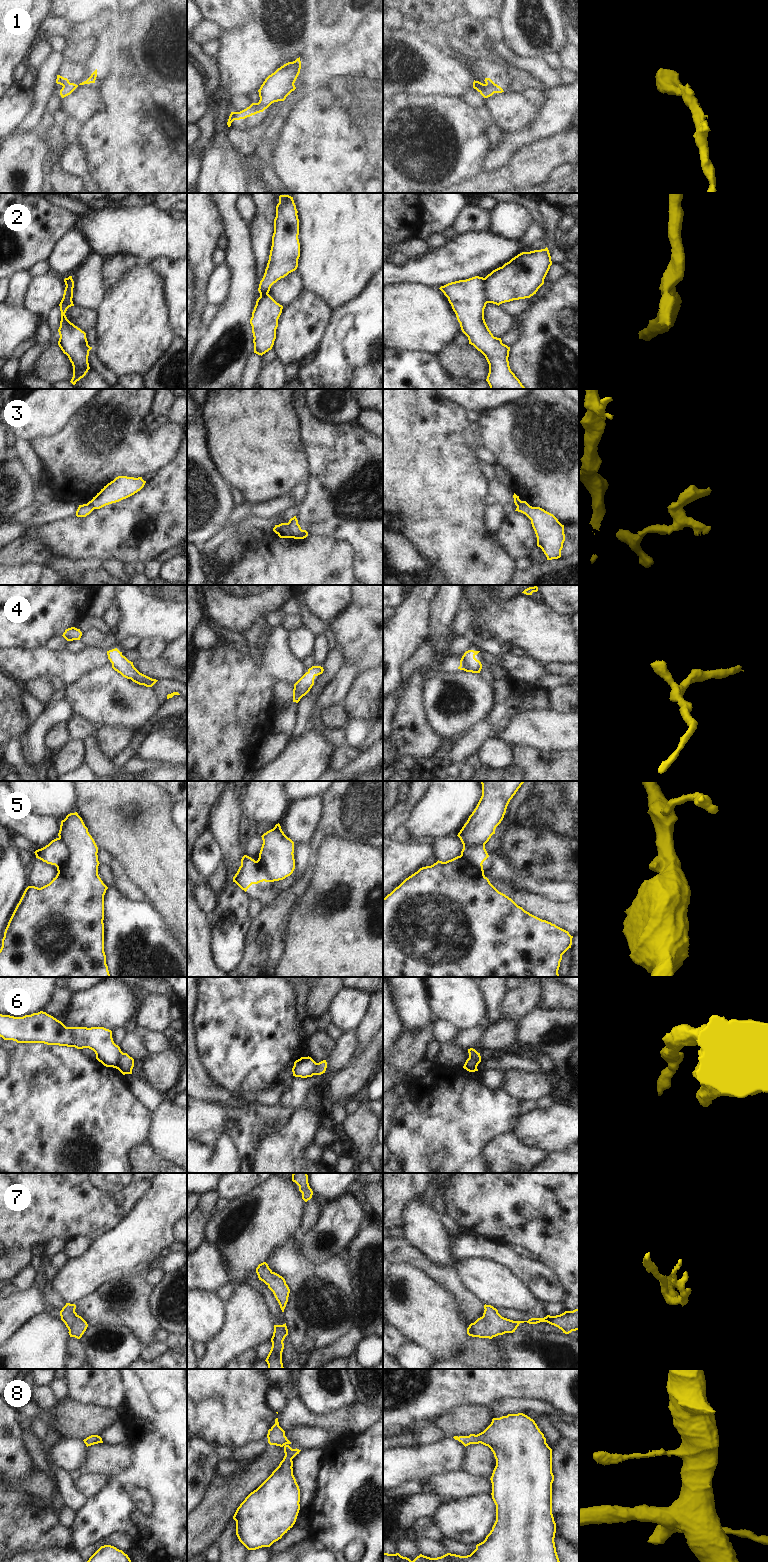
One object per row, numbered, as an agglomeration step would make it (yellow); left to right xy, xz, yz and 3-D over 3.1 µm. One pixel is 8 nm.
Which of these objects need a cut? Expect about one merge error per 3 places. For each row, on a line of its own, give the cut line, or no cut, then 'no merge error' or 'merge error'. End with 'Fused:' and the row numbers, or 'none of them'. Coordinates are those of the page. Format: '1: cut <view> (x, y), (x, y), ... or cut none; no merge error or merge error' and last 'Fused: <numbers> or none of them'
1: cut none; no merge error
2: cut yz (483, 278), (485, 300), (487, 302); merge error
3: cut xz (286, 523), (288, 532), (292, 537); merge error
4: cut none; no merge error
5: cut yz (484, 843), (473, 845), (468, 850), (469, 861), (474, 866); merge error
6: cut xy (122, 1052), (116, 1068); merge error
7: cut none; no merge error
8: cut none; no merge error
Fused: 2, 3, 5, 6

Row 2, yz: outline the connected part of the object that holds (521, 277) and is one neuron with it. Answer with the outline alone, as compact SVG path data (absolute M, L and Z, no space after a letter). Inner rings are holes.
M548 248L522 252L484 278L486 302L500 305L530 298L544 284L552 265Z

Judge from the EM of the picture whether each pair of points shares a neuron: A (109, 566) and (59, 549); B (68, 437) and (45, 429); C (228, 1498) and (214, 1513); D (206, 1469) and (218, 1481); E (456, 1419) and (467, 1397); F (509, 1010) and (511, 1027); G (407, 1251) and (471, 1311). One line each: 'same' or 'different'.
A: different
B: different
C: same
D: different
E: different
F: different
G: same

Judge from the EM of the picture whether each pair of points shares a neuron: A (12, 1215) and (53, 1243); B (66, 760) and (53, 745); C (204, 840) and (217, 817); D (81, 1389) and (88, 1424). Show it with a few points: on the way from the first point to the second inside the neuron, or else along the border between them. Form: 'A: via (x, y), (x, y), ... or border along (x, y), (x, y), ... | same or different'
A: border along (65, 1241), (51, 1237), (43, 1245) | different
B: border along (70, 739), (57, 750) | different
C: border along (207, 829), (222, 850) | different
D: border along (65, 1398), (80, 1403), (98, 1405), (107, 1409) | different

